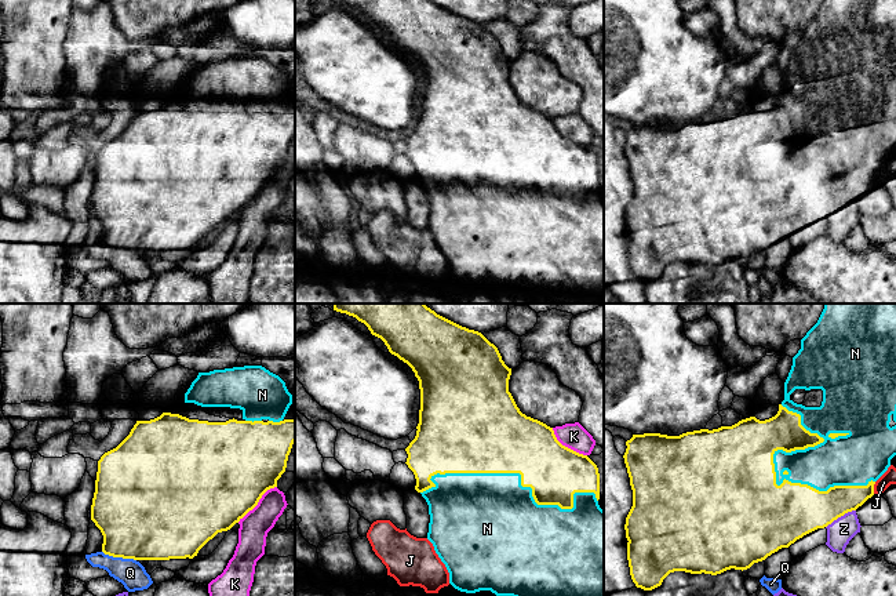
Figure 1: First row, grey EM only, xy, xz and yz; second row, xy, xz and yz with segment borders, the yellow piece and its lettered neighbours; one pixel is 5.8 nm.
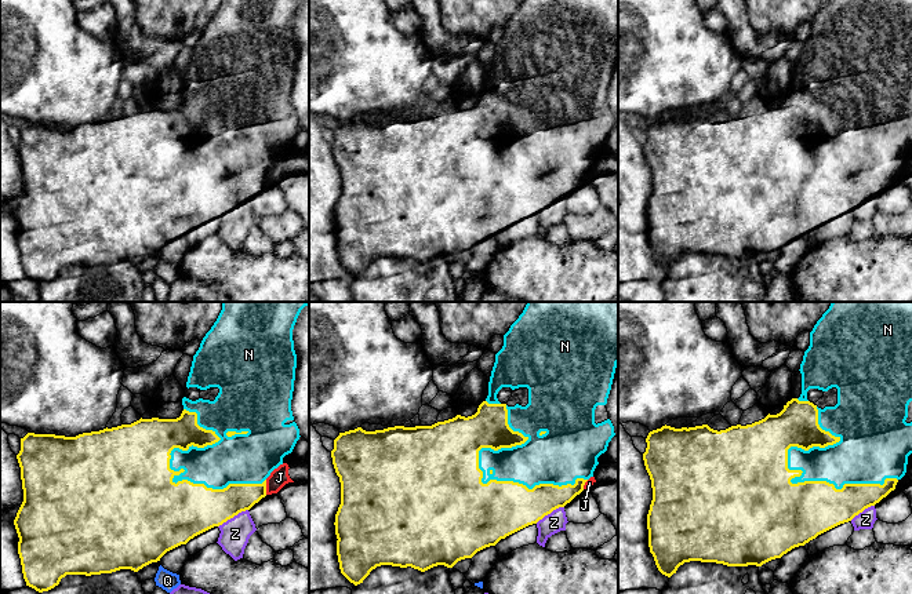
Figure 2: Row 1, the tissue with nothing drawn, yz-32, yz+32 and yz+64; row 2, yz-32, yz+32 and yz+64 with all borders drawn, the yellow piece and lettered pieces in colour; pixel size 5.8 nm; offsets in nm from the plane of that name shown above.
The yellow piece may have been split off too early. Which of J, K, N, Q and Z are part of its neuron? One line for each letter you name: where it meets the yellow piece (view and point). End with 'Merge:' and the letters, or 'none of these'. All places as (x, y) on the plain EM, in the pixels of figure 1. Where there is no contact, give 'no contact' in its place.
N: yz (774, 159)
Merge: N

